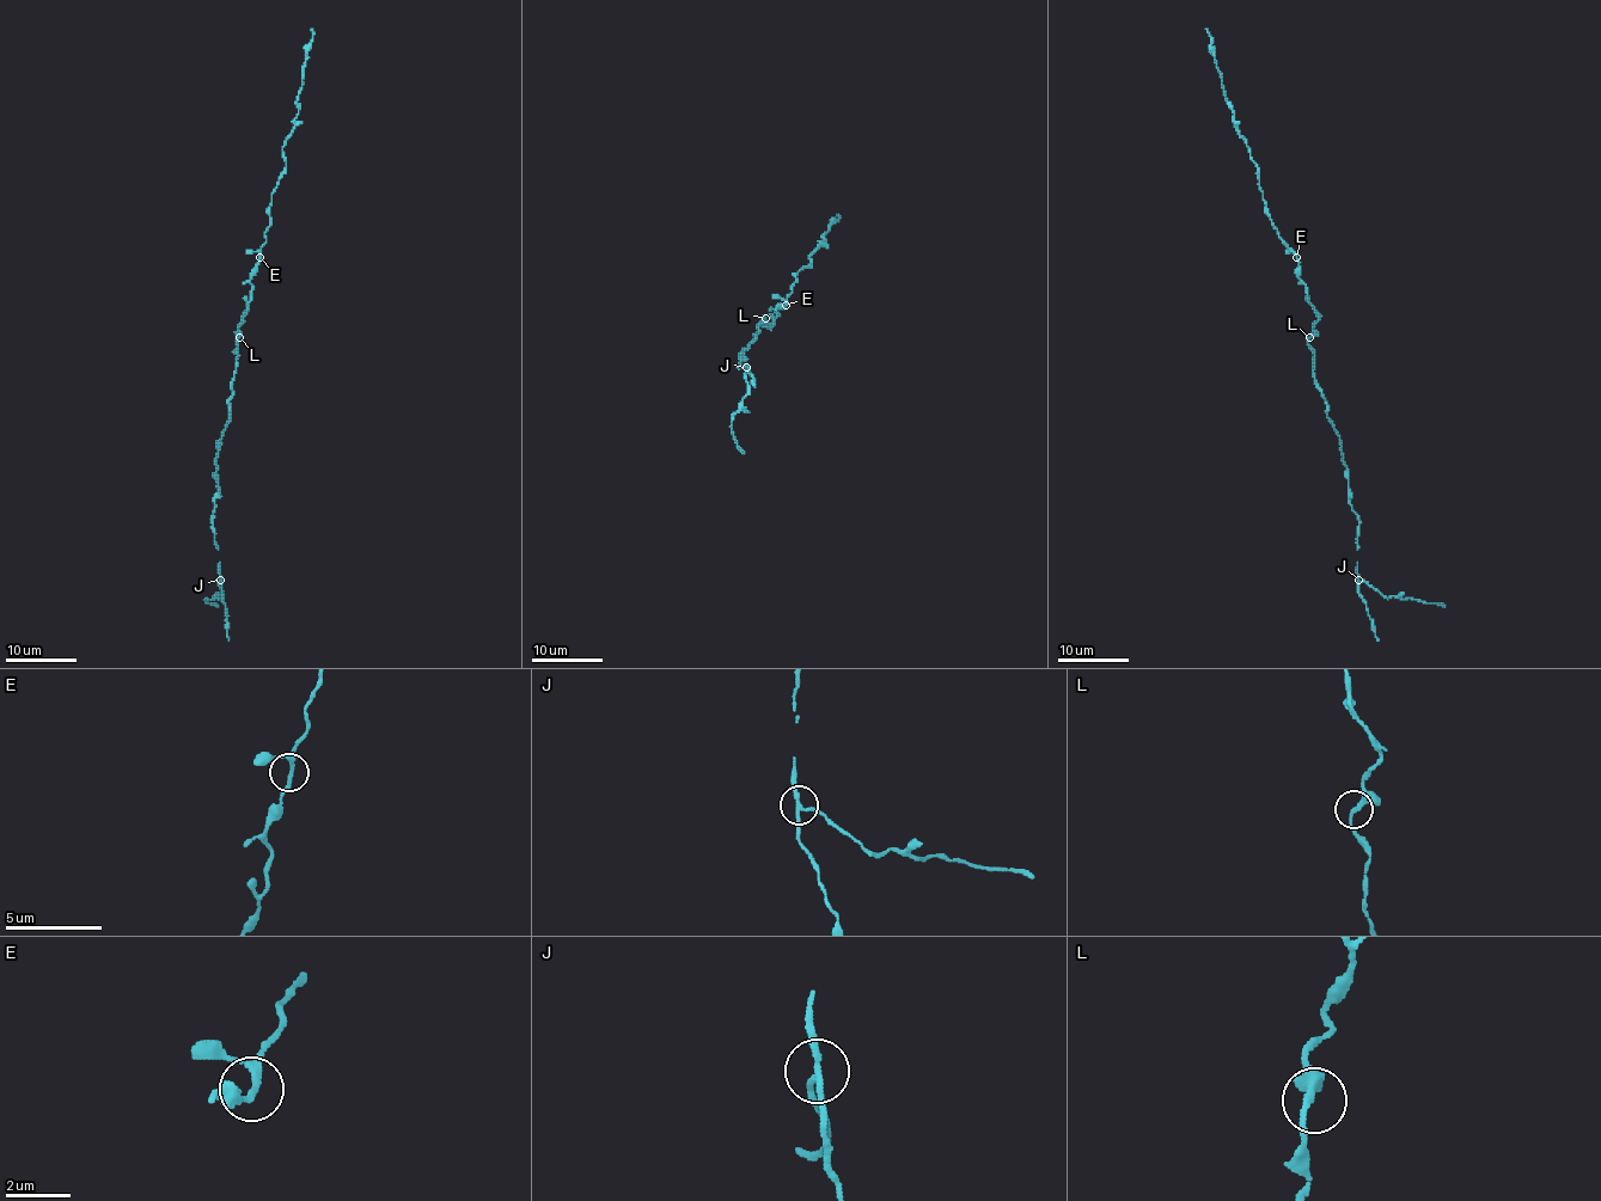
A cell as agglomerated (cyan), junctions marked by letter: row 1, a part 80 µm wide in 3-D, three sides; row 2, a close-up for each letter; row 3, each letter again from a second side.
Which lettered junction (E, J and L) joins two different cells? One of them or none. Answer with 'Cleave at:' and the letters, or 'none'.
Cleave at: J

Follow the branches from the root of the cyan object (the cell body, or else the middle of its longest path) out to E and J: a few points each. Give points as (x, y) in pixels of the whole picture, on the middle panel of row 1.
E: (764, 318), (769, 326), (778, 316), (776, 308), (786, 305)
J: (764, 318), (755, 339), (743, 351), (739, 367), (746, 367)

